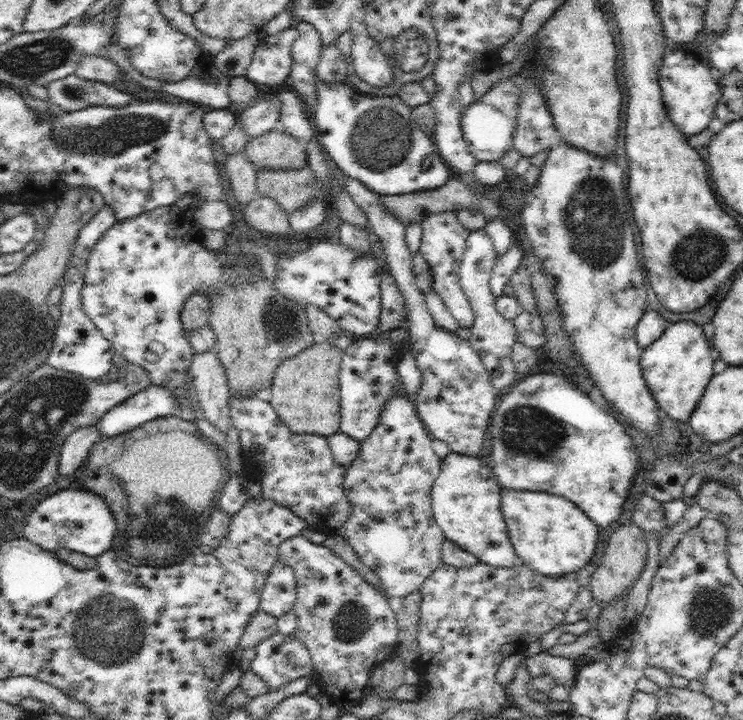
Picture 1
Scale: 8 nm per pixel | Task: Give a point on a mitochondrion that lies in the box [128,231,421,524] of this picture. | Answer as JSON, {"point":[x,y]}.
{"point":[281,324]}

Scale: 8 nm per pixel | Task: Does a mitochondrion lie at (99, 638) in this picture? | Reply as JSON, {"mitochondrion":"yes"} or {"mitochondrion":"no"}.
{"mitochondrion":"yes"}

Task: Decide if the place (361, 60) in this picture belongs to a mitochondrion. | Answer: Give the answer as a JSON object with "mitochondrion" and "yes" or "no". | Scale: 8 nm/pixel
{"mitochondrion":"no"}

